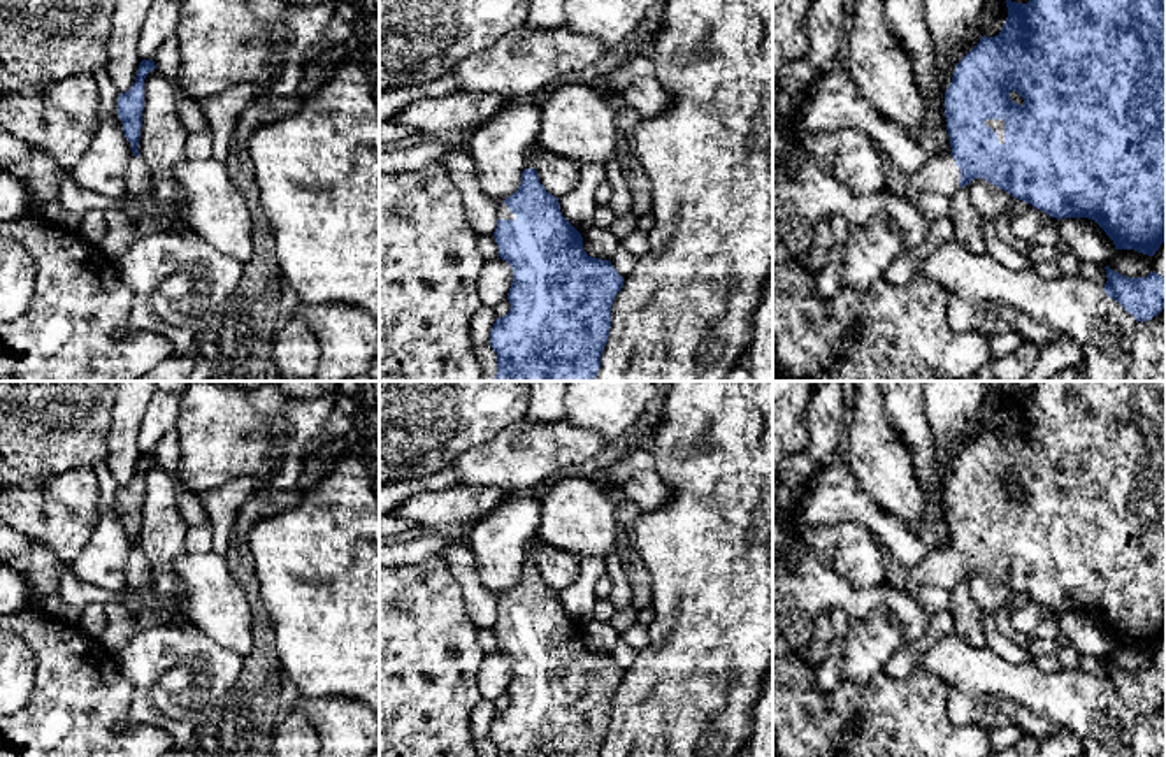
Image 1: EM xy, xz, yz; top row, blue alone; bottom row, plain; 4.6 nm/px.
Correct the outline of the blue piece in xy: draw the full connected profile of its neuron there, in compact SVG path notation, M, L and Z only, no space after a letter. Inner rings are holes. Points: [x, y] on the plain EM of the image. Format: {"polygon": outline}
{"polygon": "M142 453L133 479L128 485L119 487L118 492L118 509L133 544L126 560L126 585L130 590L146 588L153 583L151 564L140 552L137 539L142 522L144 472L155 462L156 458L153 453Z"}

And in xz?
{"polygon": "M534 537L527 546L520 581L497 599L497 622L493 625L499 650L513 662L507 687L511 703L497 711L490 725L490 739L497 757L601 757L602 743L611 722L611 699L623 680L623 671L609 653L592 652L583 643L581 627L562 609L558 592L544 583L534 562Z"}

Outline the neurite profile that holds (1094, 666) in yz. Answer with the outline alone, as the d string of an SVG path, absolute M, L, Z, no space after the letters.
M1080 655L1078 657L1078 667L1085 671L1087 674L1098 678L1099 681L1105 681L1108 671L1106 671L1106 659L1092 657L1092 655Z

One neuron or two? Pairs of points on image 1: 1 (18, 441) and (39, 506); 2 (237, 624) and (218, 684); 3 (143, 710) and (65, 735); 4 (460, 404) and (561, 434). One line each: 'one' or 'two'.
1: two
2: two
3: two
4: two

